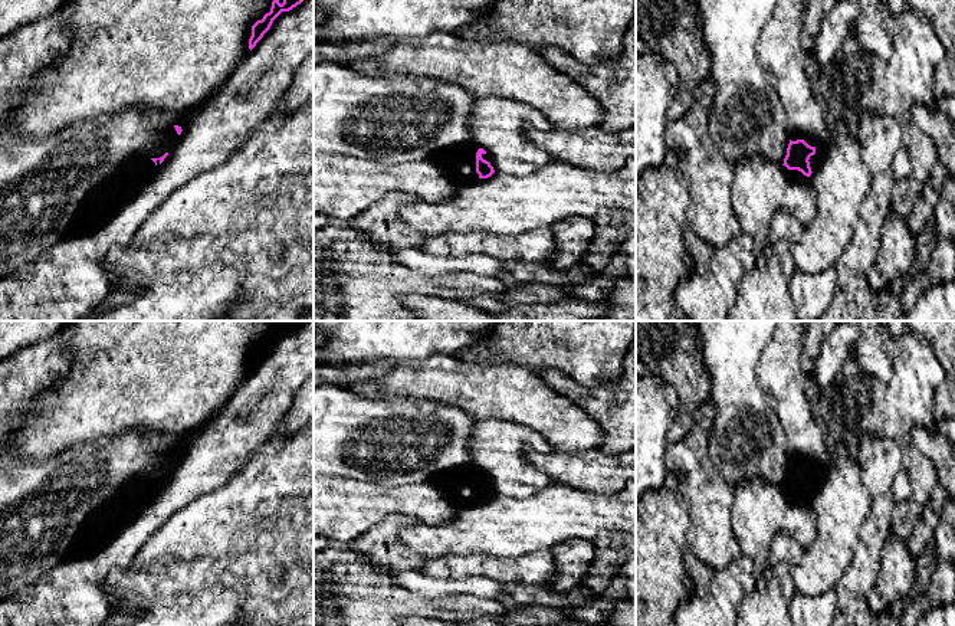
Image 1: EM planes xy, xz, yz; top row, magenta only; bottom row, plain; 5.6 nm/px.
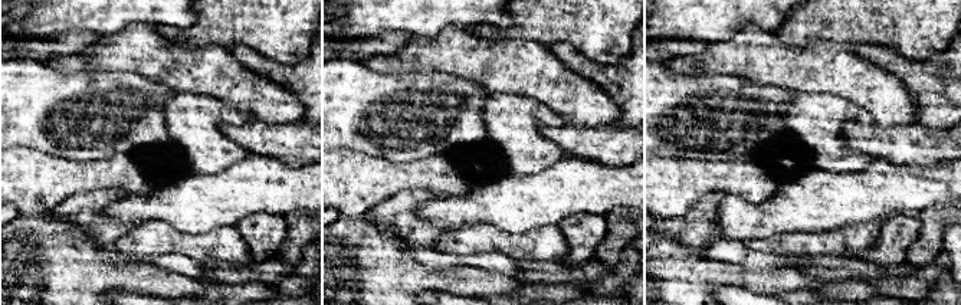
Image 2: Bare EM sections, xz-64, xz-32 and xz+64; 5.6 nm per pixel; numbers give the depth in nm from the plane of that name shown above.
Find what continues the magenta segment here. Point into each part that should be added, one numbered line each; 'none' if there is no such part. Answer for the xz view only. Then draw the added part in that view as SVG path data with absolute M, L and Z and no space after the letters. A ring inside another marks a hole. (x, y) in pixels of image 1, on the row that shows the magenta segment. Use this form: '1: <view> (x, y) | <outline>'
1: xz (458, 161) | M473 141L457 144L433 154L431 160L437 163L443 173L456 184L473 181L476 173L476 153L479 145Z

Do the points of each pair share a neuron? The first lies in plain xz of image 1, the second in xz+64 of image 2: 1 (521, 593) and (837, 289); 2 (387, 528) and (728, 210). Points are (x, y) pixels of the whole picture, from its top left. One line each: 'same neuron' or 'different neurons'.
1: different neurons
2: different neurons

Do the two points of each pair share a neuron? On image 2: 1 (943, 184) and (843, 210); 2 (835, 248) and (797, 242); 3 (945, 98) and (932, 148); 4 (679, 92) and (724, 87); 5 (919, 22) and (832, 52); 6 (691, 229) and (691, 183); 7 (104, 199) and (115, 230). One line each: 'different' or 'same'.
1: same
2: same
3: different
4: same
5: different
6: different
7: same

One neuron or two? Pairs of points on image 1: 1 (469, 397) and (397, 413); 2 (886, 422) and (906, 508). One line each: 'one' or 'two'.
1: two
2: two

